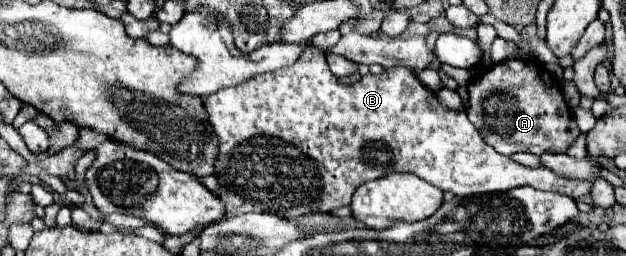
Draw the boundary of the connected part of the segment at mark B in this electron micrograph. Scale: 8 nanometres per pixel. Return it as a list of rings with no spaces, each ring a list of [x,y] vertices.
[[[305,44],[301,58],[289,68],[281,68],[281,70],[275,70],[275,72],[259,74],[257,78],[251,78],[249,82],[243,82],[243,84],[233,86],[233,88],[223,88],[223,90],[211,94],[205,100],[205,110],[209,114],[209,122],[211,122],[213,130],[215,130],[215,134],[219,136],[219,156],[217,156],[217,162],[215,162],[215,176],[219,178],[219,184],[221,184],[221,192],[217,196],[223,198],[223,202],[227,206],[227,216],[239,216],[243,212],[269,212],[269,214],[281,214],[283,218],[301,218],[301,216],[307,216],[307,214],[313,214],[313,212],[333,212],[335,208],[351,204],[351,198],[353,198],[355,190],[363,182],[377,180],[377,178],[383,178],[383,176],[393,174],[393,172],[415,172],[419,178],[431,182],[433,186],[439,186],[441,190],[449,190],[455,196],[505,192],[505,190],[519,188],[519,186],[533,186],[537,190],[561,192],[561,194],[567,194],[567,196],[577,200],[577,198],[589,196],[589,192],[593,188],[593,182],[589,182],[589,180],[569,180],[569,178],[561,178],[561,176],[553,174],[547,168],[527,168],[523,164],[513,162],[509,156],[503,156],[503,154],[495,152],[491,146],[487,146],[483,142],[483,138],[477,134],[475,126],[469,122],[465,112],[447,110],[437,100],[437,96],[429,88],[425,88],[417,80],[417,76],[413,72],[409,72],[405,68],[383,70],[383,74],[379,74],[379,76],[367,74],[355,84],[341,84],[341,80],[329,70],[325,54],[313,44]]]

